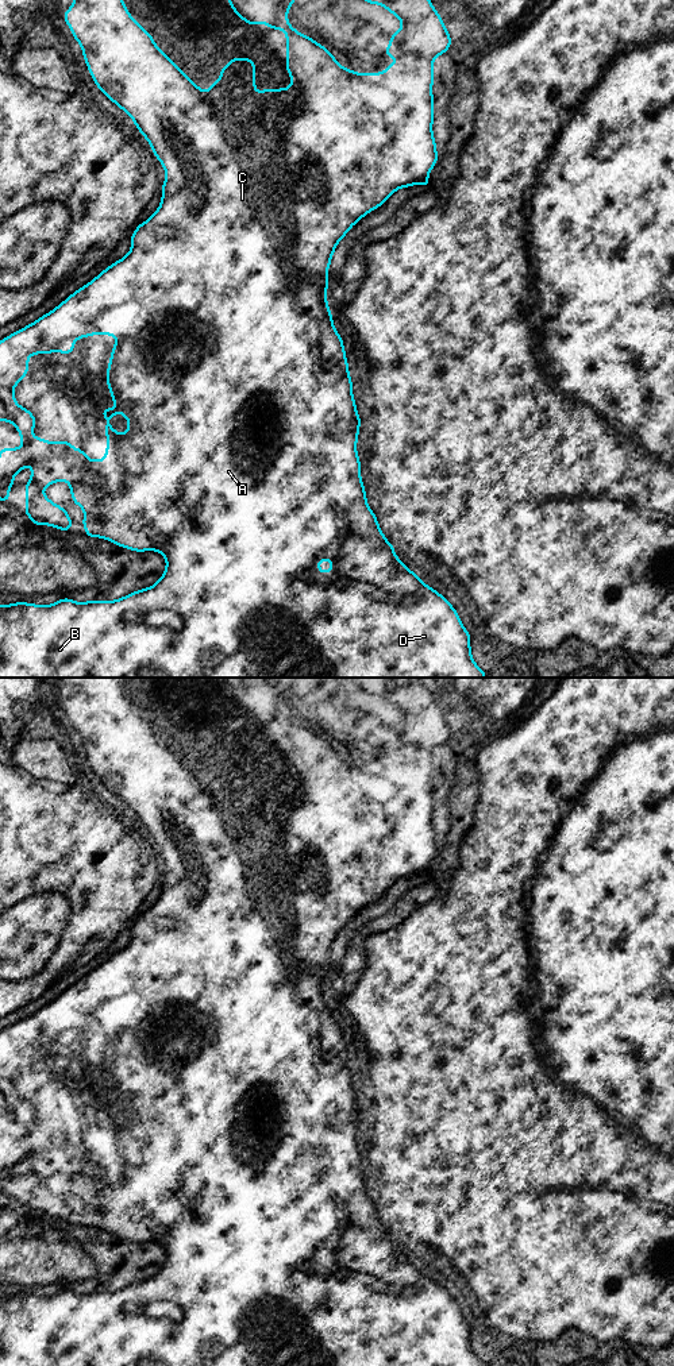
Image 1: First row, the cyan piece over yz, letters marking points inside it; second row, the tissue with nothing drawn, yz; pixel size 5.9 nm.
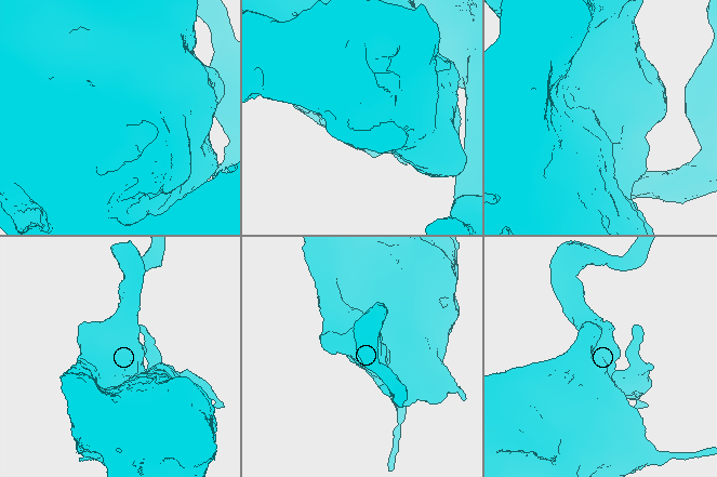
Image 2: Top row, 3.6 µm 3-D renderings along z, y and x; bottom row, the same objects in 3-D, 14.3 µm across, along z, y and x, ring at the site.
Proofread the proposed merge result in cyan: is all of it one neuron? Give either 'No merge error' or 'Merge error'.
No merge error

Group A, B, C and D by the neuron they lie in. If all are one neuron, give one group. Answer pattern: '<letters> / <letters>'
A B C D

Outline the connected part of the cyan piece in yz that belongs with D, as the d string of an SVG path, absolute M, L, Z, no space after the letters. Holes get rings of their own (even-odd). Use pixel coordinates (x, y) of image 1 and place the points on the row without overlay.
M61 678L62 682L74 688L74 695L66 701L63 710L72 721L73 729L82 738L82 748L85 749L88 761L97 776L97 779L120 800L126 802L134 811L136 821L142 823L146 831L151 836L151 841L155 849L163 856L166 871L161 876L162 891L155 904L145 914L138 915L135 923L130 927L131 941L130 944L112 954L109 958L103 961L95 971L85 977L76 981L55 1000L46 1004L30 1016L14 1023L12 1026L0 1031L0 1112L9 1112L19 1122L22 1128L22 1139L0 1139L0 1191L9 1195L9 1178L15 1174L14 1168L20 1164L27 1155L32 1157L31 1170L24 1174L27 1196L23 1204L26 1204L32 1216L51 1216L53 1219L62 1220L69 1224L72 1219L72 1209L66 1201L51 1193L42 1181L51 1174L58 1172L66 1172L70 1177L72 1192L81 1197L85 1203L85 1208L81 1215L85 1218L85 1227L101 1228L115 1234L119 1238L132 1240L135 1243L143 1242L158 1242L166 1250L166 1262L161 1270L151 1278L134 1282L116 1292L86 1292L82 1294L74 1293L70 1289L62 1289L58 1293L47 1297L24 1294L22 1290L14 1296L0 1296L0 1366L486 1366L471 1348L470 1330L471 1326L465 1320L457 1301L451 1294L435 1282L430 1277L421 1273L420 1267L413 1265L394 1245L394 1236L390 1235L380 1220L378 1212L373 1201L369 1199L366 1192L366 1181L361 1170L361 1153L357 1145L357 1131L359 1124L361 1108L355 1099L355 1091L353 1088L353 1073L348 1065L348 1054L346 1051L346 1042L343 1038L343 1030L334 1019L332 1004L327 995L327 979L330 969L327 961L331 956L332 945L342 929L344 929L348 921L366 907L373 900L381 898L390 885L400 879L412 877L420 875L421 877L430 877L428 865L438 853L436 834L432 825L434 813L434 788L432 788L432 773L434 761L432 755L436 746L444 745L451 737L451 726L444 718L443 710L434 699L431 691L421 683L419 678L353 678L354 683L359 683L361 688L367 695L378 695L385 698L390 705L401 711L401 721L390 726L390 736L385 737L385 748L400 748L400 753L392 753L384 764L365 764L359 767L357 761L344 760L334 746L316 732L307 726L296 722L286 710L294 690L301 684L301 680L309 678L219 678L226 686L227 692L232 696L232 703L238 705L246 715L261 715L269 717L273 721L282 721L286 723L286 764L292 767L292 777L282 780L262 780L259 786L255 784L255 753L253 749L231 749L227 759L219 757L223 768L213 772L212 779L203 783L153 732L149 722L143 721L135 710L131 709L126 699L124 692L120 688L116 678ZM89 1026L112 1026L118 1029L116 1035L111 1042L111 1051L107 1060L107 1077L111 1081L111 1089L118 1095L118 1100L103 1099L101 1105L105 1110L104 1122L107 1124L107 1143L100 1153L85 1147L82 1139L76 1141L68 1131L58 1134L49 1134L47 1130L32 1128L31 1123L35 1120L35 1107L22 1099L15 1092L14 1078L28 1065L28 1047L34 1045L51 1045L54 1042L62 1045L74 1043L74 1031L84 1030ZM122 1103L130 1115L126 1126L118 1124L112 1116L107 1112ZM320 1251L330 1251L332 1261L321 1263L317 1258Z

